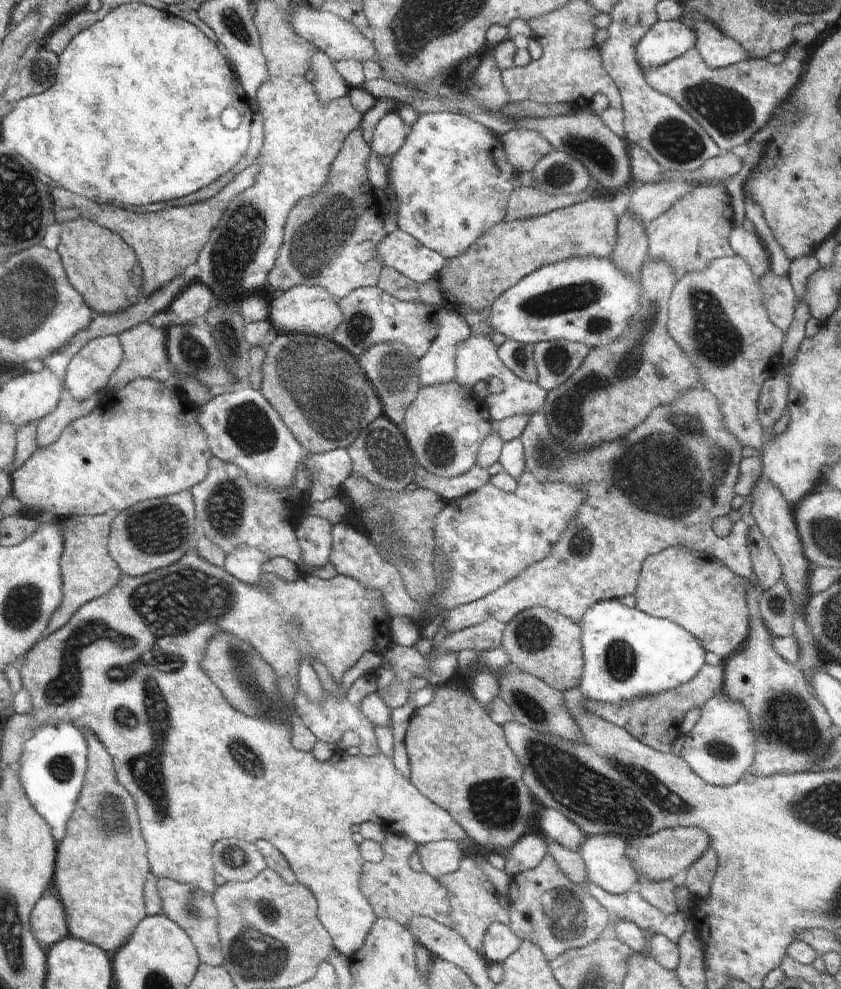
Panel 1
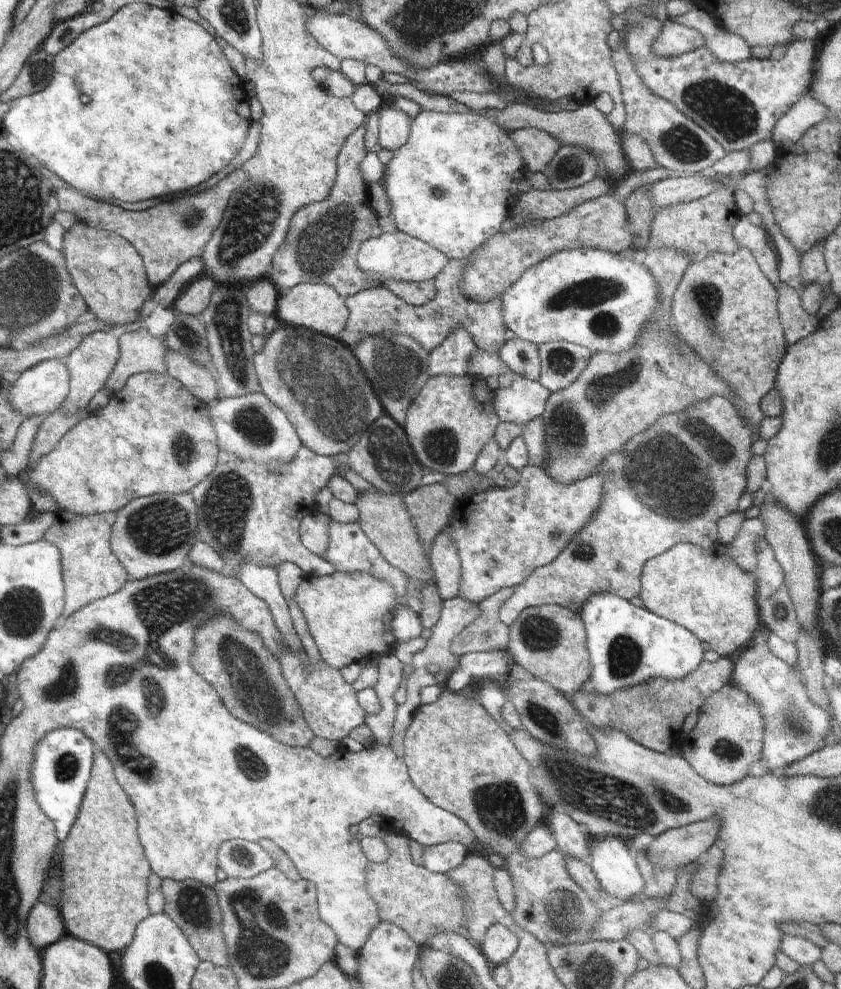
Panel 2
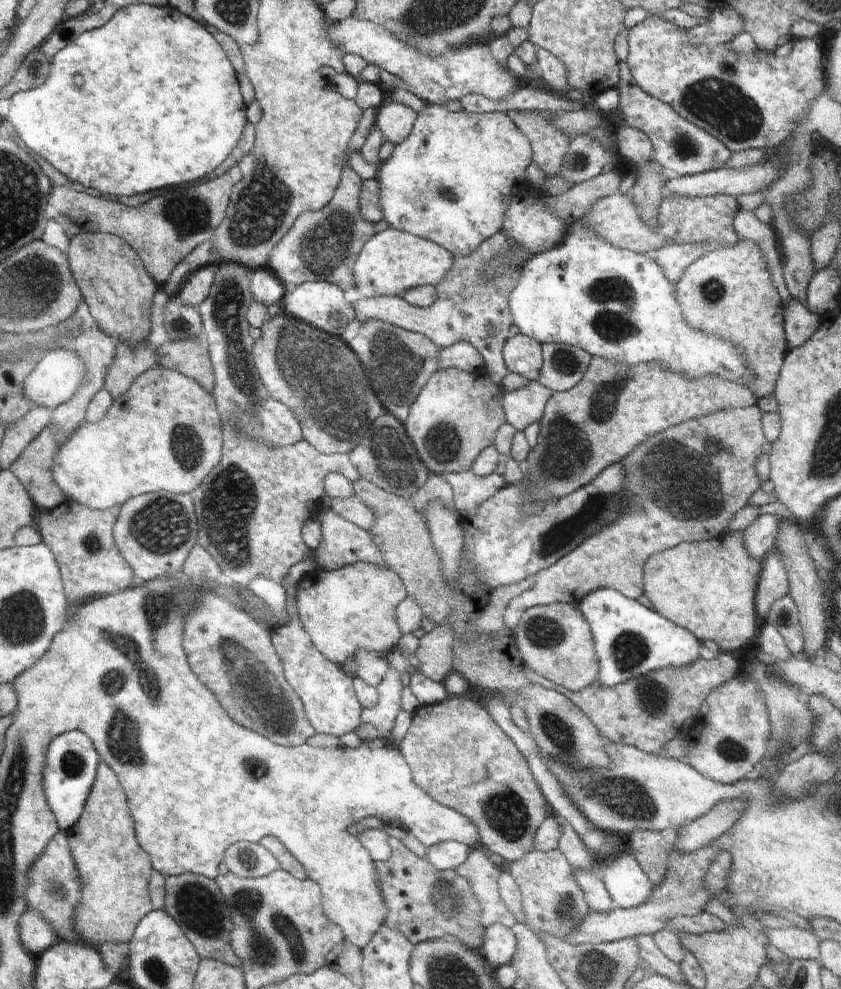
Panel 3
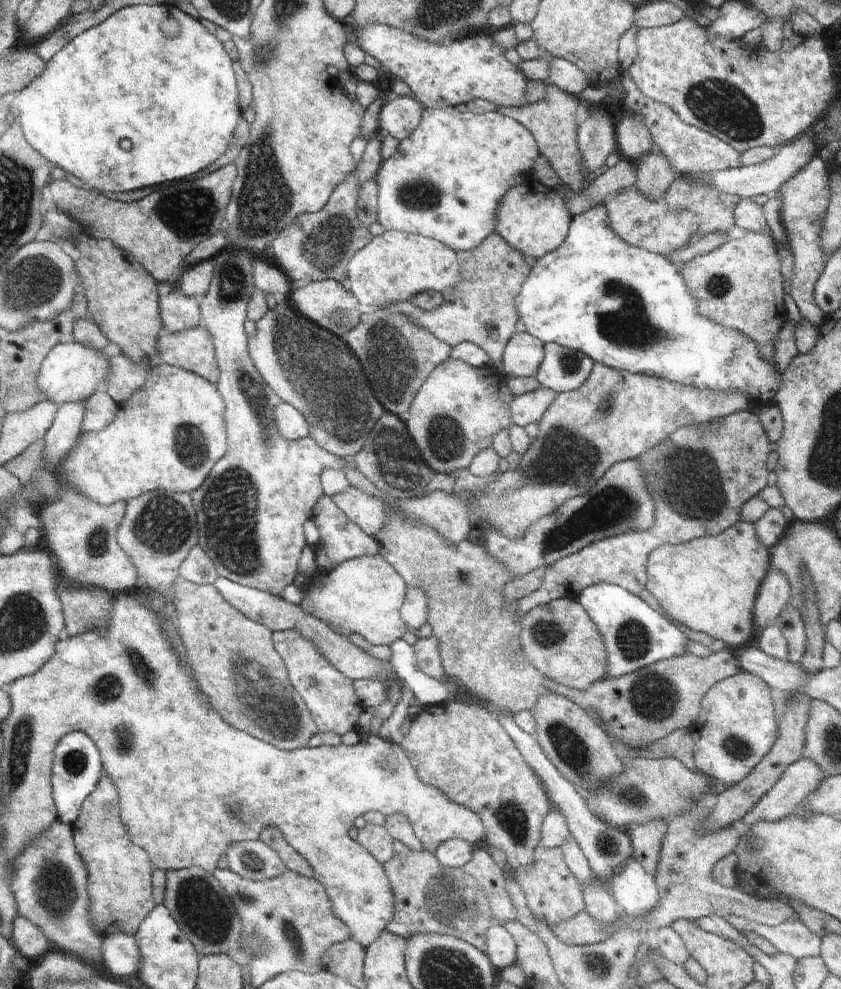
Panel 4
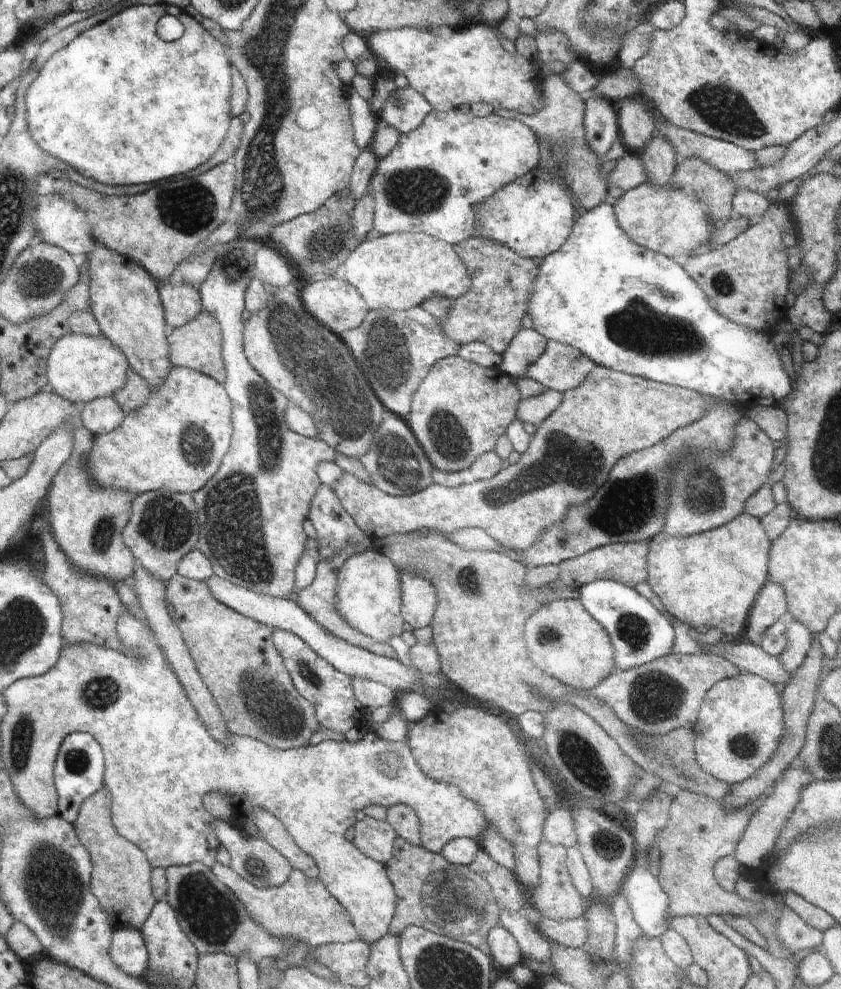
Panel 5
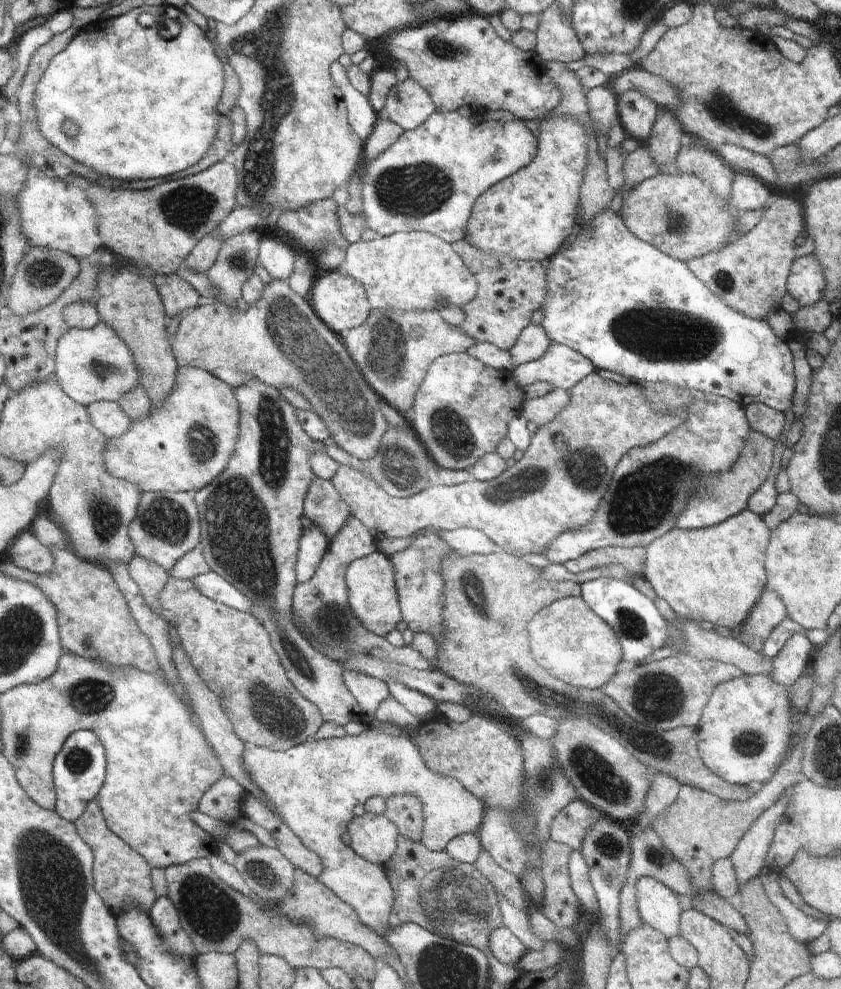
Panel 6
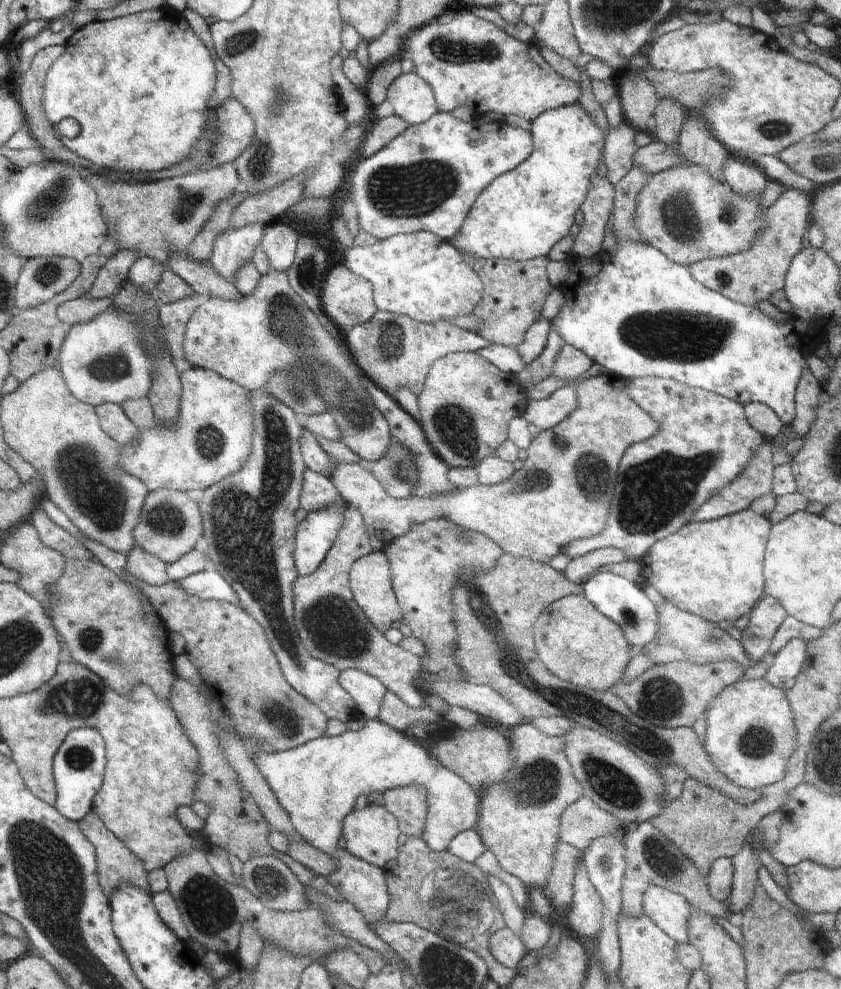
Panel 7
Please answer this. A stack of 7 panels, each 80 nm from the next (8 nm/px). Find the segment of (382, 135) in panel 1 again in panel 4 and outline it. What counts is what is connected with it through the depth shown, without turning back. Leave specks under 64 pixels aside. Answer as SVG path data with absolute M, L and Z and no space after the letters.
M396 96L394 100L388 100L382 105L379 112L380 131L394 135L398 140L406 138L421 121L425 106L414 96Z

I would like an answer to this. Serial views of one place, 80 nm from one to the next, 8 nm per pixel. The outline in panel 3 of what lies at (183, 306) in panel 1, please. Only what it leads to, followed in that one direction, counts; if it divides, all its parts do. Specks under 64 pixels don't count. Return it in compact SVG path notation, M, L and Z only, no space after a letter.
M214 263L204 265L187 274L176 297L184 304L189 304L196 308L203 300L208 298L214 279Z

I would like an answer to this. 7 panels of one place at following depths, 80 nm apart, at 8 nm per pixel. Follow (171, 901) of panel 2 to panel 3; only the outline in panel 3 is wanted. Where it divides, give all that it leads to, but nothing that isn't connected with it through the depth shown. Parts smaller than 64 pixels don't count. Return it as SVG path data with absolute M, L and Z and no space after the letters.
M194 873L165 877L163 909L194 945L201 959L218 959L232 966L239 966L240 960L230 942L230 931L233 927L230 911L214 879Z

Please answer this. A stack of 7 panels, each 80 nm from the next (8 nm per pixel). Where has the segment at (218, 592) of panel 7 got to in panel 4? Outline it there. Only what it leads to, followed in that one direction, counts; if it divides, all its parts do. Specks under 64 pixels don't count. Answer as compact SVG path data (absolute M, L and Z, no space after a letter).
M218 577L213 582L218 594L230 606L241 612L246 618L258 624L267 626L274 631L298 631L302 637L310 641L317 652L320 653L336 670L346 675L350 681L358 679L377 679L386 684L386 681L399 680L390 661L381 661L374 655L364 652L359 646L352 644L348 638L333 631L325 622L308 614L300 605L289 603L283 597L268 591L261 591L246 585L239 585L224 577Z

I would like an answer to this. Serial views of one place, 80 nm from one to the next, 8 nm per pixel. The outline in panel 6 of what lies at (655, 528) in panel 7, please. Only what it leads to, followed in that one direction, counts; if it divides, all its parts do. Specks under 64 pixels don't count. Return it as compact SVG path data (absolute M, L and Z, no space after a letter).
M644 381L641 382L641 388L643 397L649 403L651 402L651 409L654 412L659 415L666 413L672 415L679 411L683 412L685 419L661 439L640 448L631 448L621 458L614 470L614 478L611 478L592 522L582 529L563 532L553 539L543 553L550 562L562 565L587 552L606 547L646 548L652 540L676 528L677 518L684 512L691 495L703 485L701 479L730 471L741 458L747 438L751 434L745 407L720 395L694 389L681 389L661 382Z

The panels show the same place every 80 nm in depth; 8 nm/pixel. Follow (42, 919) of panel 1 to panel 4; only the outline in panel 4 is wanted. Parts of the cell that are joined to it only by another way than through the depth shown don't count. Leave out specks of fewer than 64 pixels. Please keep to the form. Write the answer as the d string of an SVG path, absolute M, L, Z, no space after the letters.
M20 916L13 920L10 943L30 963L34 963L44 952L51 950L44 933L28 919Z

